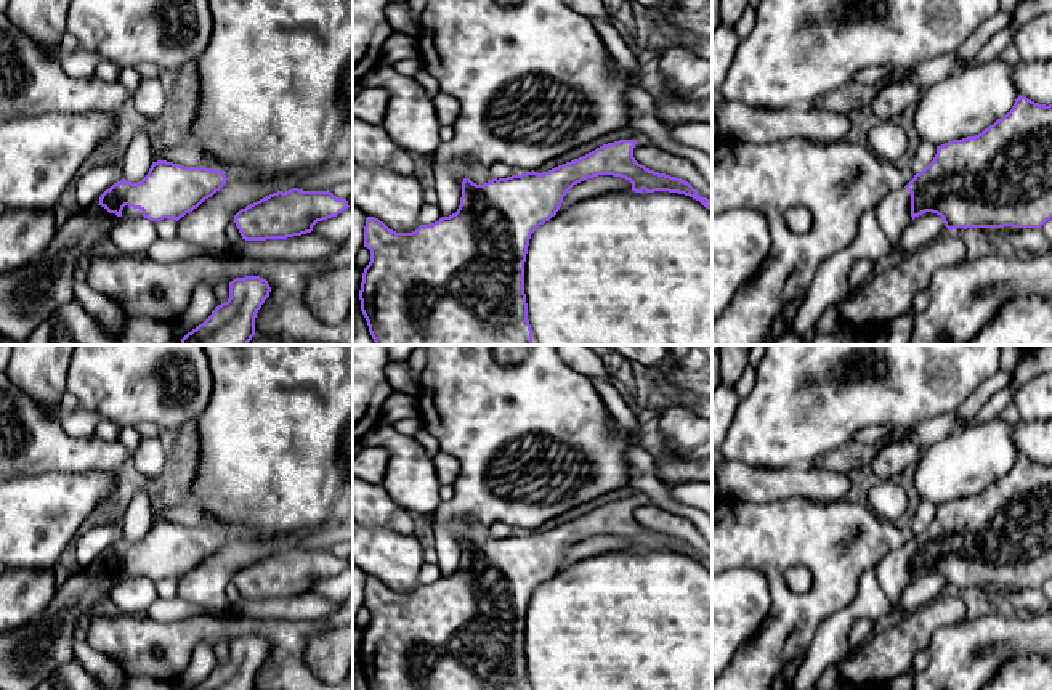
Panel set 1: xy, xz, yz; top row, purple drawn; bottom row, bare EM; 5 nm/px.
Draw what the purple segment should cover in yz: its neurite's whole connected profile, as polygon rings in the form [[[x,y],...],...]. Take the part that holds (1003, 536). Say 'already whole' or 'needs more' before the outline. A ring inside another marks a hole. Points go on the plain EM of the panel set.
needs more; [[[1018,456],[1012,465],[1012,469],[1001,478],[997,478],[993,485],[985,488],[981,493],[975,496],[967,496],[962,499],[953,499],[941,505],[937,505],[937,513],[933,520],[903,547],[890,552],[887,557],[880,560],[877,568],[874,570],[877,582],[880,589],[885,592],[887,599],[893,607],[896,607],[903,589],[919,574],[932,571],[943,578],[943,582],[948,589],[956,587],[1041,587],[1047,579],[1052,578],[1052,464],[1039,464],[1026,456]]]

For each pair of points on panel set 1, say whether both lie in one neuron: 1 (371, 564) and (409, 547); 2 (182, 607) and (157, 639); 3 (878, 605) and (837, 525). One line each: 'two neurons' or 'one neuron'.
1: one neuron
2: two neurons
3: two neurons

